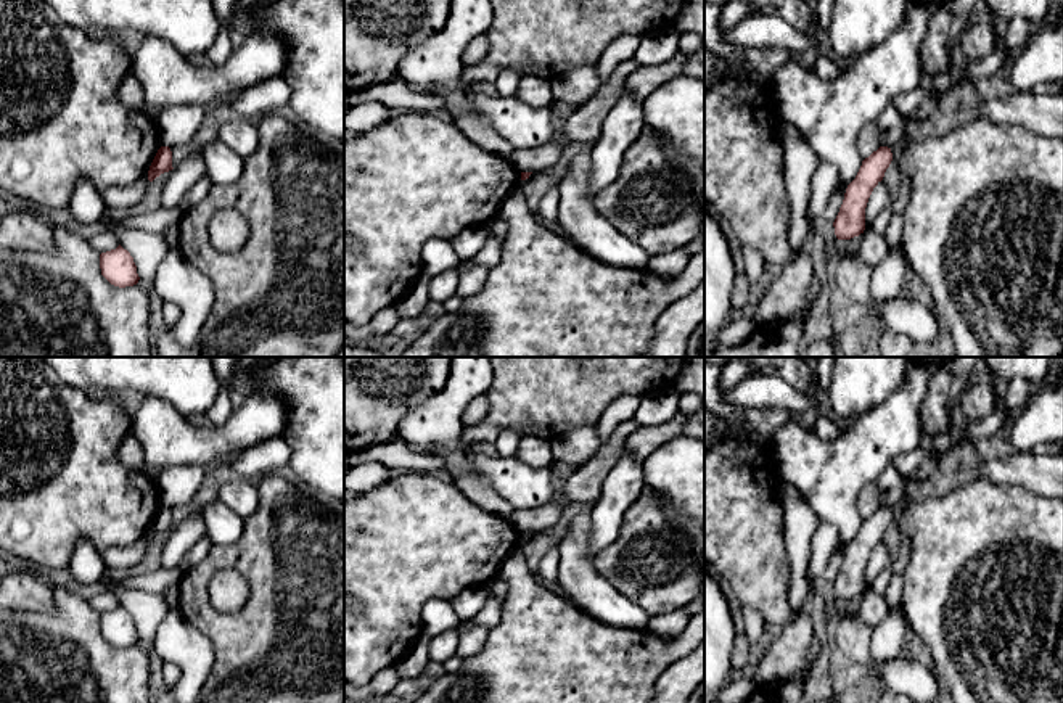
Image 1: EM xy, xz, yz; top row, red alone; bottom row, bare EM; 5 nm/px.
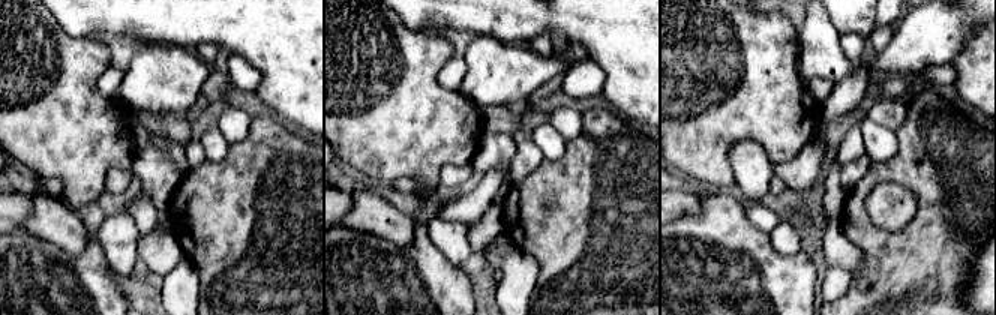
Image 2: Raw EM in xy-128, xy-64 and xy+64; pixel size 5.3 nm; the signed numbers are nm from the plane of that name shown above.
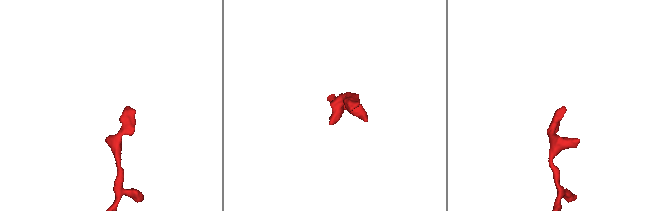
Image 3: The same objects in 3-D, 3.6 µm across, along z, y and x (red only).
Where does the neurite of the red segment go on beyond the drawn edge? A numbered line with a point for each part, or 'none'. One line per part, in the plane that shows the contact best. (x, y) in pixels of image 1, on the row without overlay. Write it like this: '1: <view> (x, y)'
none

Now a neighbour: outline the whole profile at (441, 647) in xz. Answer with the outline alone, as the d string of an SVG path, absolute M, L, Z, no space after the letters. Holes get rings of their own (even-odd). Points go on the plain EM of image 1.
M458 627L447 629L434 637L428 643L428 658L431 663L444 664L449 658L457 655L458 647Z

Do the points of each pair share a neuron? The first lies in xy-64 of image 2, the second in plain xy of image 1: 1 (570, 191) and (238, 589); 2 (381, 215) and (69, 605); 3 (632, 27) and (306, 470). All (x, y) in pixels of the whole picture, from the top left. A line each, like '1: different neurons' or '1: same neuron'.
1: different neurons
2: different neurons
3: same neuron

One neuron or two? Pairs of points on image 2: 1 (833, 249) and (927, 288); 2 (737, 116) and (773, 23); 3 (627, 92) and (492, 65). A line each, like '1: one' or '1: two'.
1: two
2: one
3: two

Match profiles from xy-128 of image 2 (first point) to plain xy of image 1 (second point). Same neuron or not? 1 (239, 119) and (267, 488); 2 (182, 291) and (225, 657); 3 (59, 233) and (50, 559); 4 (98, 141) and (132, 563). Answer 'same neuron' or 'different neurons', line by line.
1: different neurons
2: different neurons
3: different neurons
4: different neurons

